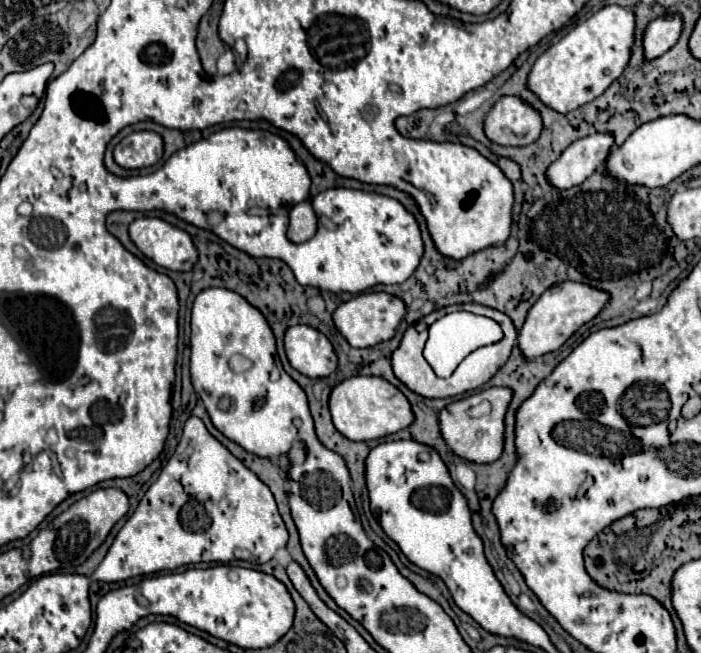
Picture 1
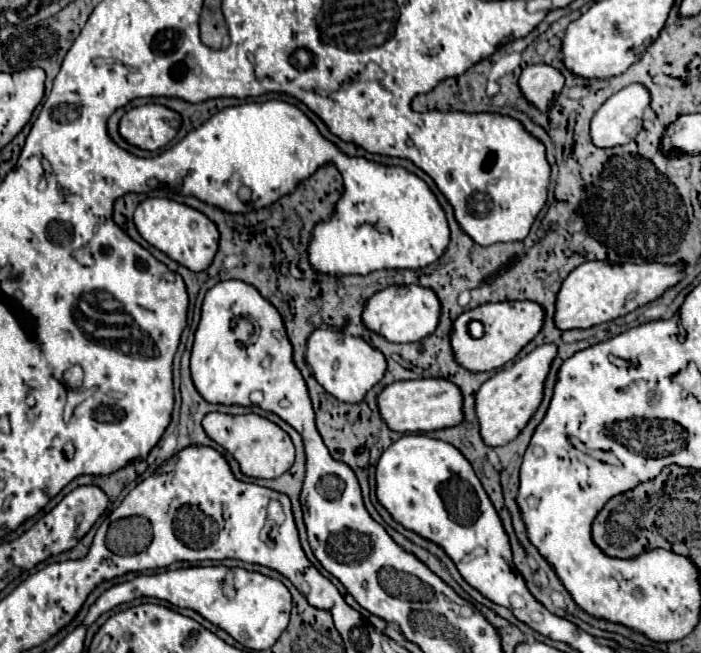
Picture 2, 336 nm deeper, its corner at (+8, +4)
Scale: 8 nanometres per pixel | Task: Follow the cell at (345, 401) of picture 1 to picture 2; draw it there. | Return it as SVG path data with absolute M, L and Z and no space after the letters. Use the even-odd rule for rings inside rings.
M403 380L385 386L377 394L377 408L385 424L395 432L431 432L439 428L455 426L463 420L461 392L447 380Z

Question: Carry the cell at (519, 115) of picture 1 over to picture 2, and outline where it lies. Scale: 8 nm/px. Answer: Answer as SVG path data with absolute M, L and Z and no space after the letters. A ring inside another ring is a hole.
M547 64L527 66L519 78L519 90L523 98L541 112L547 112L551 108L561 88L563 88L563 74Z

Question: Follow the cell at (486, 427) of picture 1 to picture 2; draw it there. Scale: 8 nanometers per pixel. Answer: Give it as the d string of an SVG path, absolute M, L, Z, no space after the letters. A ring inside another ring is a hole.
M543 344L537 346L533 352L529 352L525 358L513 362L511 366L499 370L495 376L491 376L475 394L475 414L479 420L479 434L481 440L495 448L505 446L511 442L529 422L533 412L537 410L541 398L543 398L543 382L549 374L549 366L557 354L555 344Z

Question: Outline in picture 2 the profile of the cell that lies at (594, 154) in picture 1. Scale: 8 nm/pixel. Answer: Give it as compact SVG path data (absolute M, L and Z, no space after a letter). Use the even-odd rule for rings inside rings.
M631 84L595 112L591 120L591 142L597 148L613 148L629 144L641 130L643 112L649 106L649 92L641 84Z

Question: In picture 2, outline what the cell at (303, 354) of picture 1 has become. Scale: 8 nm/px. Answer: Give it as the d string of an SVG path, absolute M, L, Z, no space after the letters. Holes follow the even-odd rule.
M317 328L307 340L305 360L315 376L315 380L335 398L343 402L361 402L365 392L375 386L387 368L383 354L371 348L363 338L347 336L343 332L331 328Z

